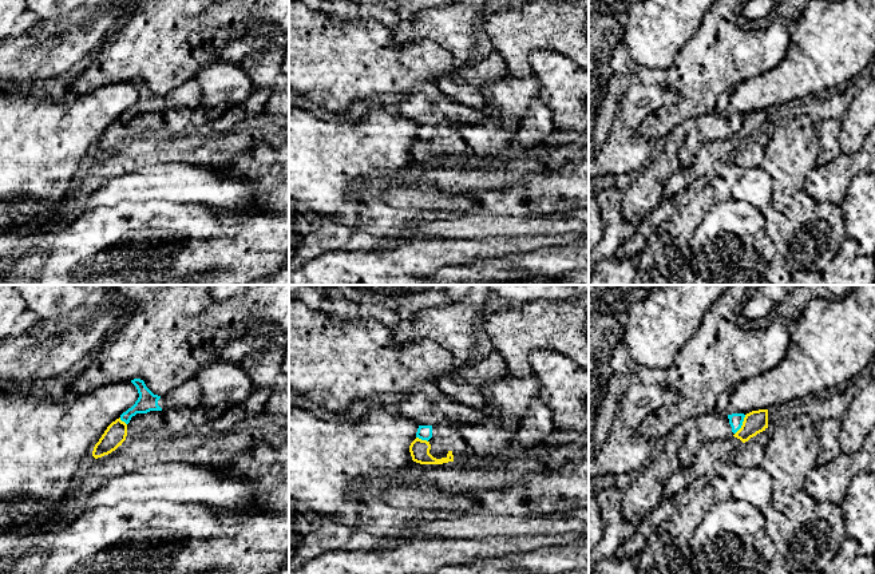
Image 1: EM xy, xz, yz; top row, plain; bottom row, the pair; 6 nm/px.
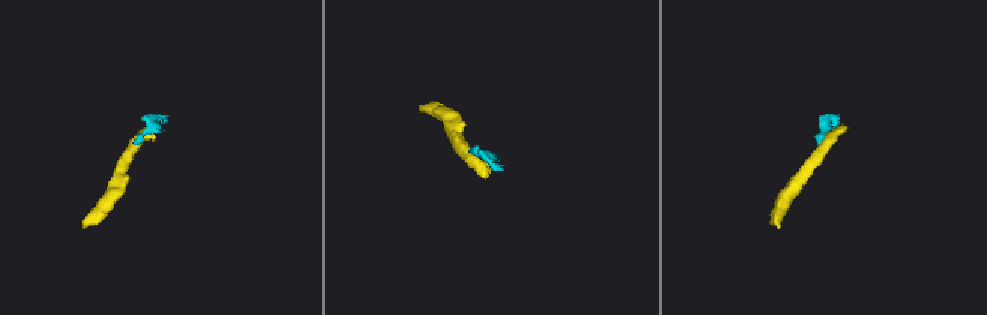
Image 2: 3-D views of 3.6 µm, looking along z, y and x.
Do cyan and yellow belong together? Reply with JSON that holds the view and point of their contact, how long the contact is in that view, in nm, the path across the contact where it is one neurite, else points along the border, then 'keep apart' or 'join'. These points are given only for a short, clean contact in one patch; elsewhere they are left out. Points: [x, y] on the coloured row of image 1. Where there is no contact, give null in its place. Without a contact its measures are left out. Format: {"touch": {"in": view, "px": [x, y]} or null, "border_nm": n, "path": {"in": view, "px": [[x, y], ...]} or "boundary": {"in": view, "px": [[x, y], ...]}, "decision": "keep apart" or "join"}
{"touch": {"in": "yz", "px": [741, 424]}, "border_nm": 140, "boundary": {"in": "yz", "px": [[745, 415], [741, 427], [735, 434]]}, "decision": "keep apart"}

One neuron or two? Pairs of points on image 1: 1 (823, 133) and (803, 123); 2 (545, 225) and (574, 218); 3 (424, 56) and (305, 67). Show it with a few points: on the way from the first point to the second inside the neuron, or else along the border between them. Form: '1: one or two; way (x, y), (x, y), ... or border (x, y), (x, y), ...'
1: two; border (819, 122), (816, 130), (816, 162)
2: one; way (551, 225), (567, 222)
3: one; way (395, 68), (335, 67)

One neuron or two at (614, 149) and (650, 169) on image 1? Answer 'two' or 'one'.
two

